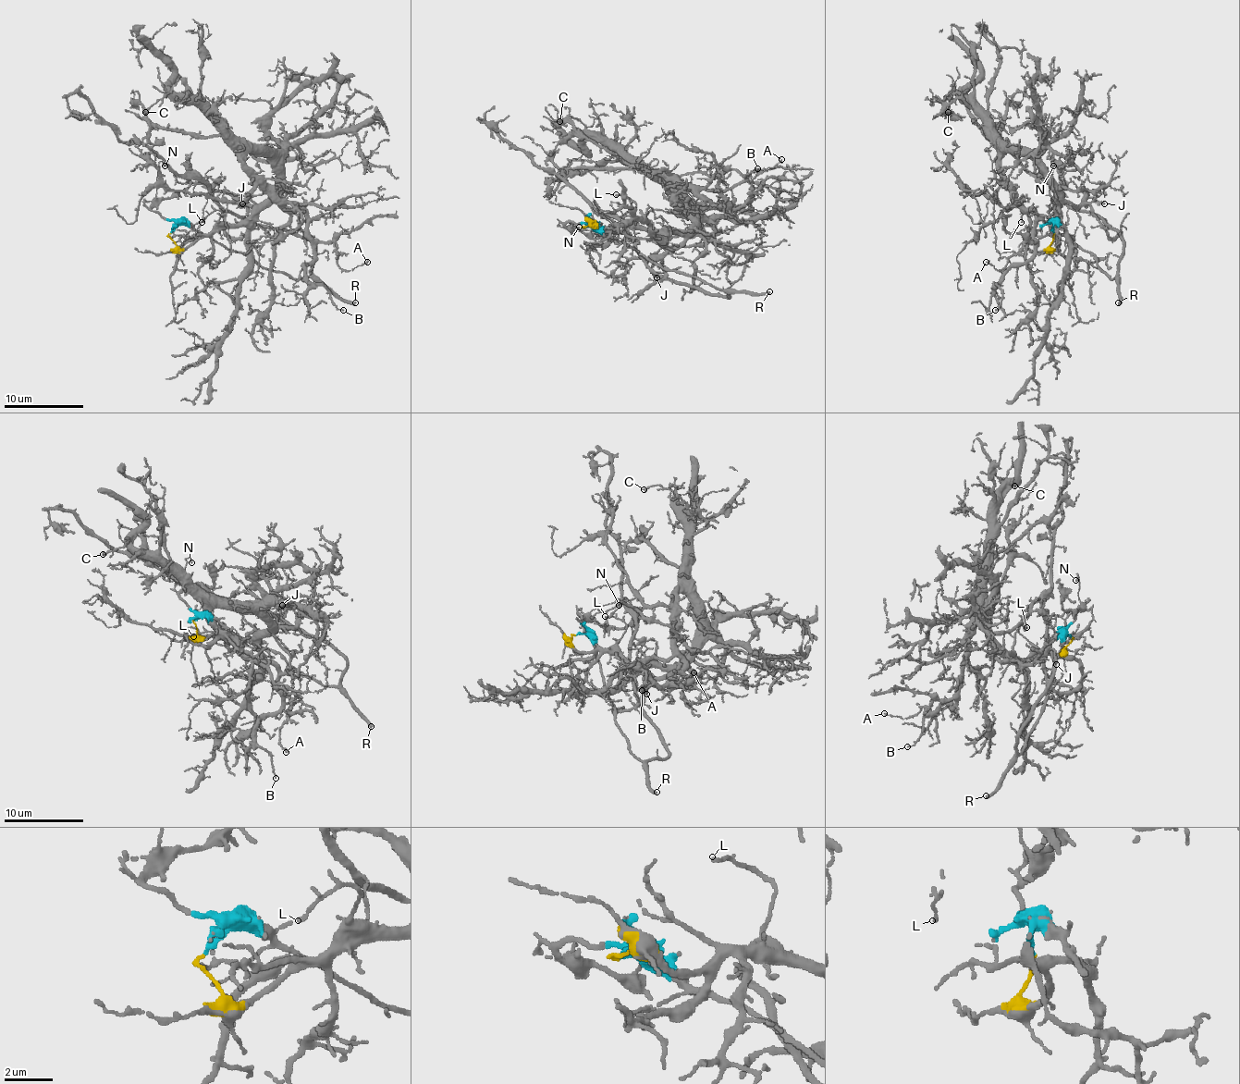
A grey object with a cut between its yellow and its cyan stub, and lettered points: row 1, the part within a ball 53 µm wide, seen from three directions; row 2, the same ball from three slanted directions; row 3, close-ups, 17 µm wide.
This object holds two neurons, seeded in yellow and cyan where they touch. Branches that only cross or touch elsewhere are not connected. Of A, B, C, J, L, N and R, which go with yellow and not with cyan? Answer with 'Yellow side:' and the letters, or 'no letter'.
Yellow side: A, B, C, J, L

